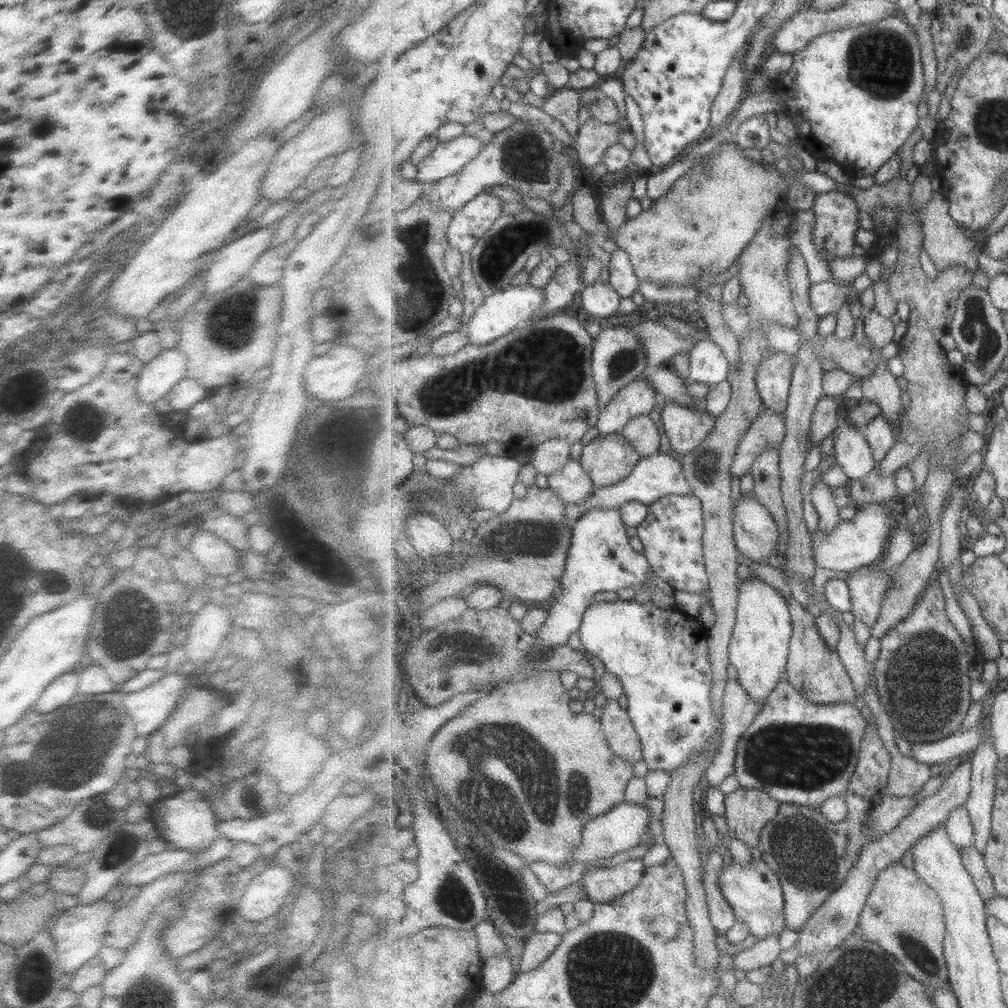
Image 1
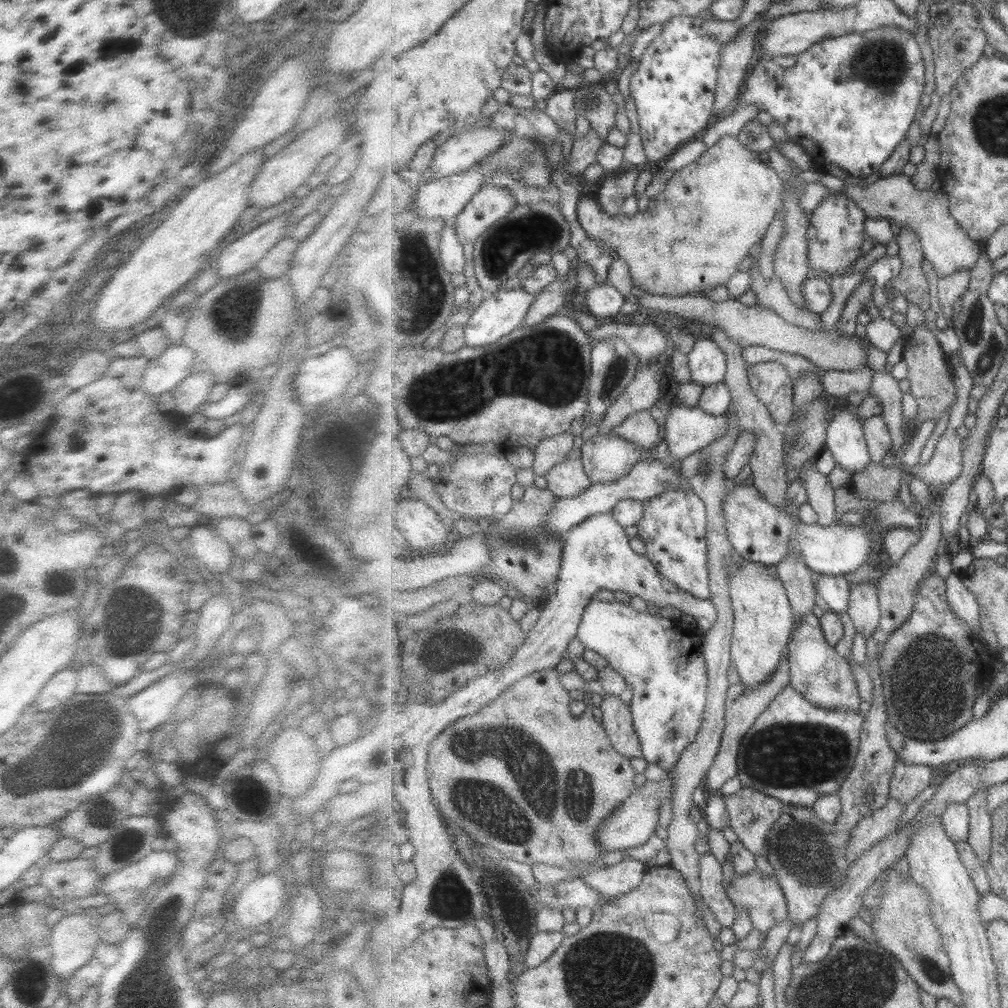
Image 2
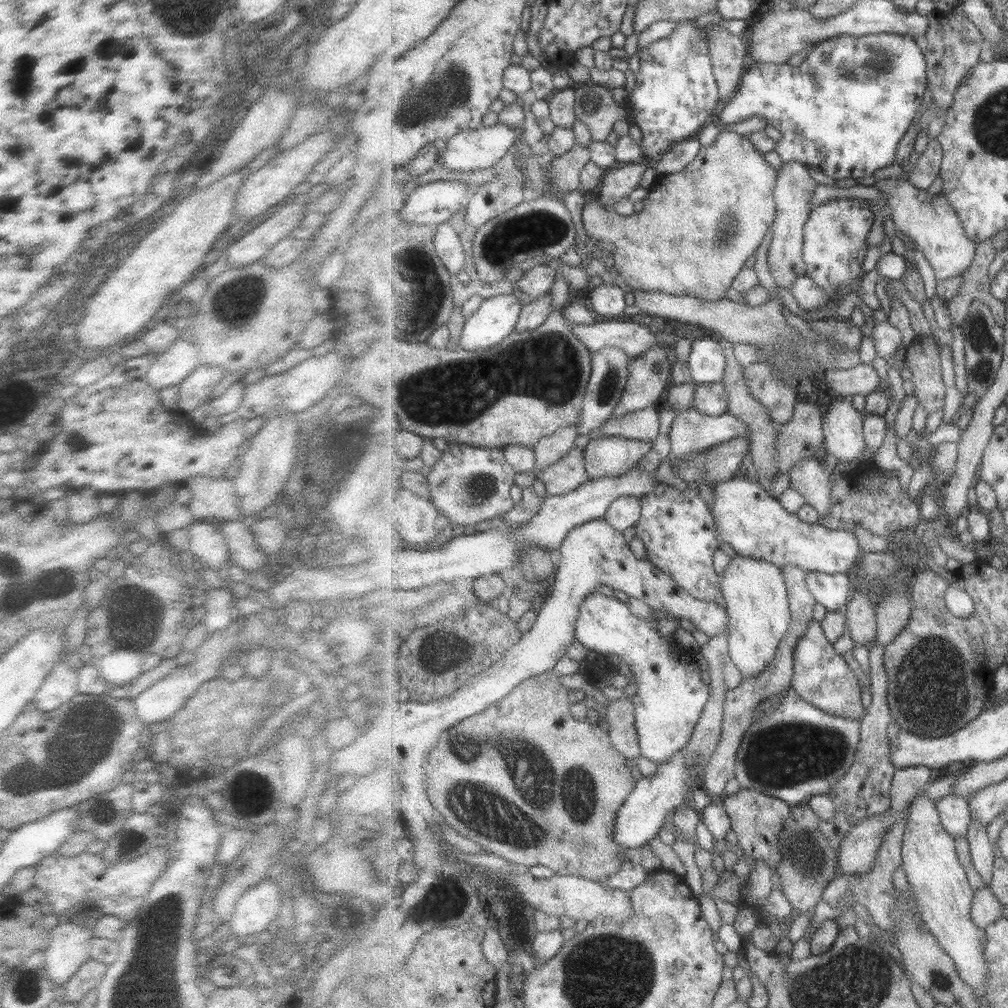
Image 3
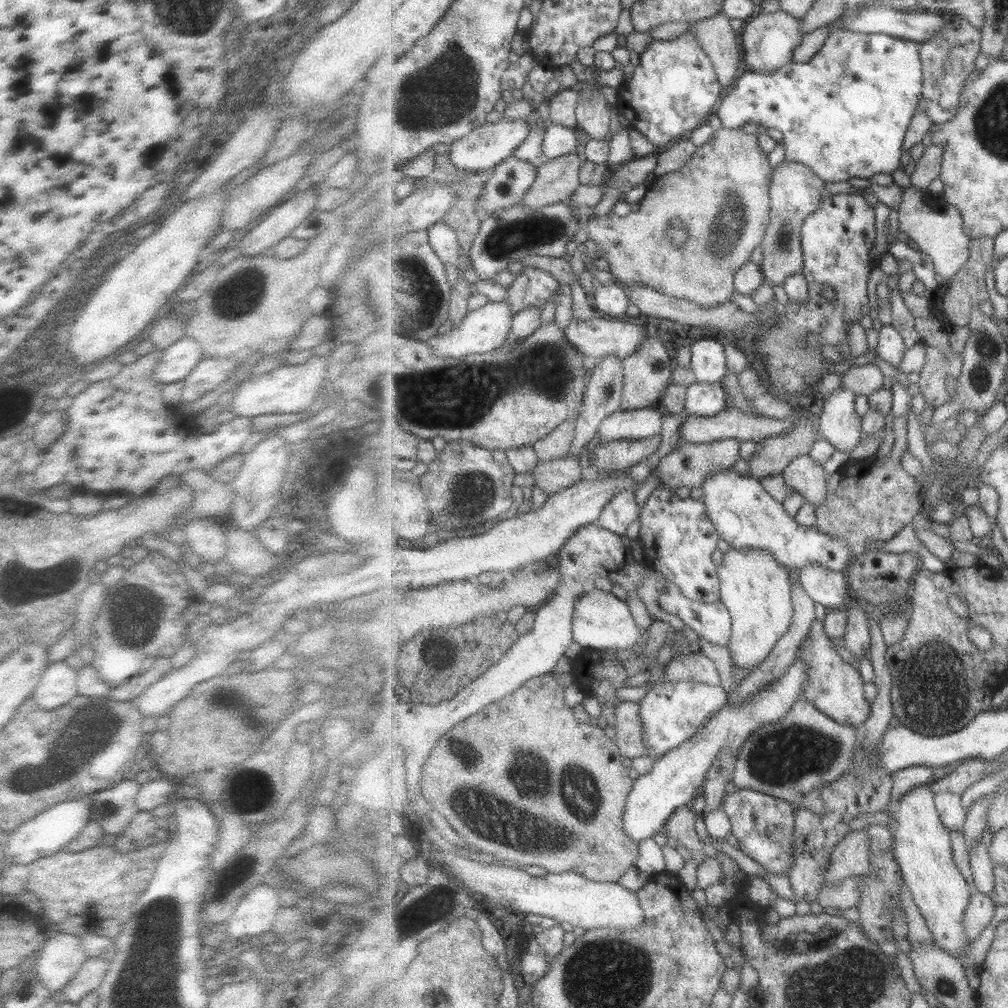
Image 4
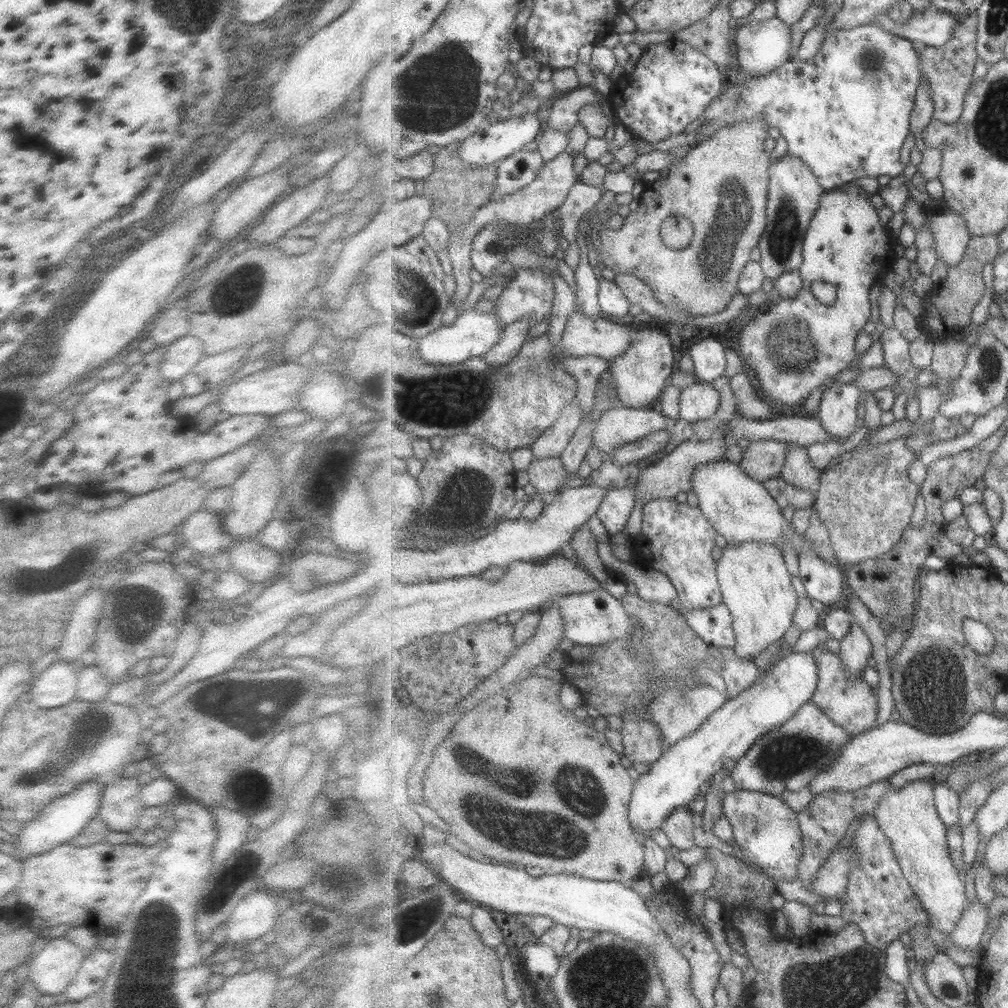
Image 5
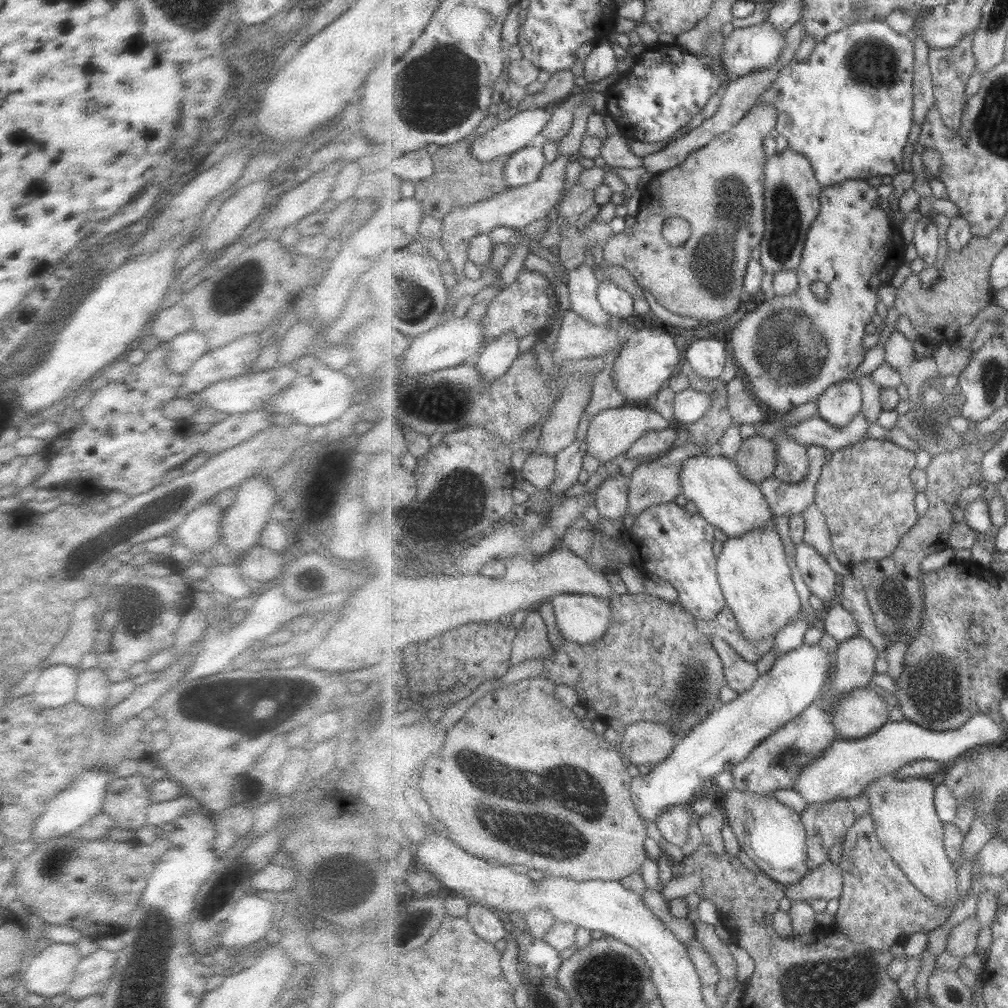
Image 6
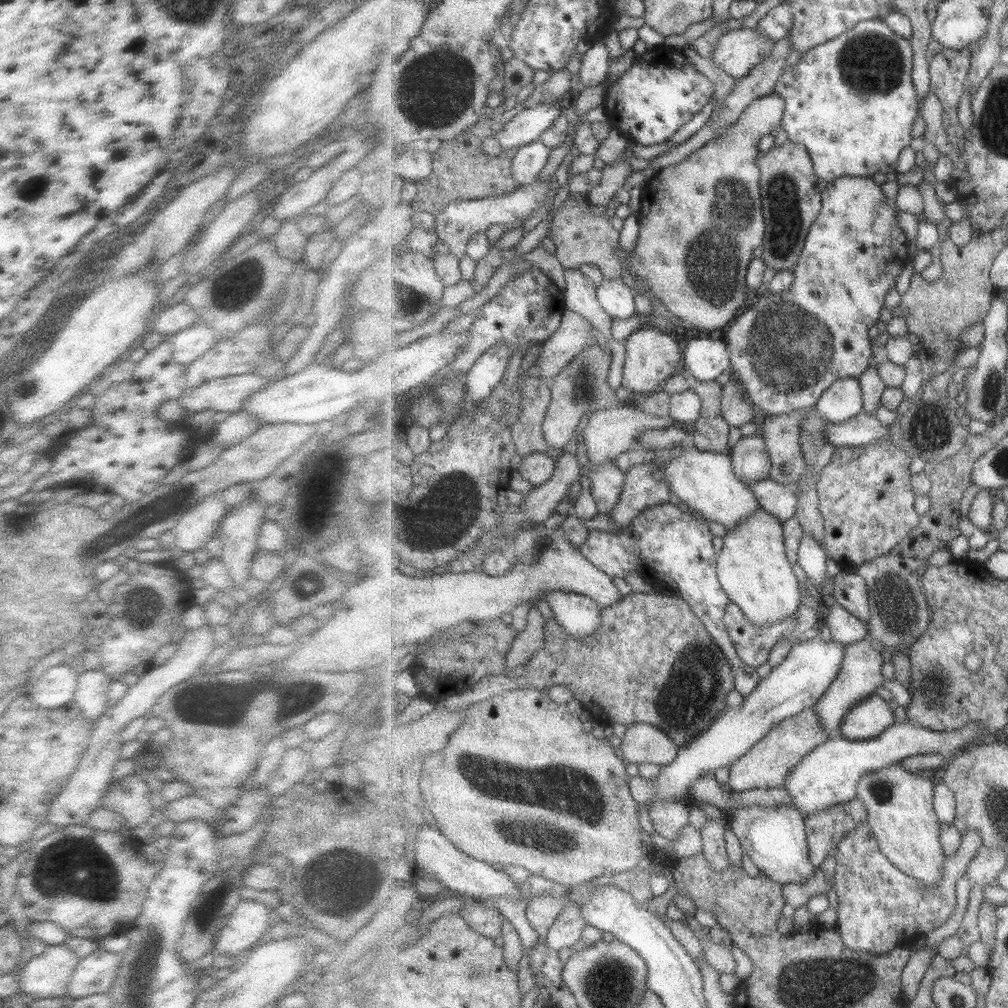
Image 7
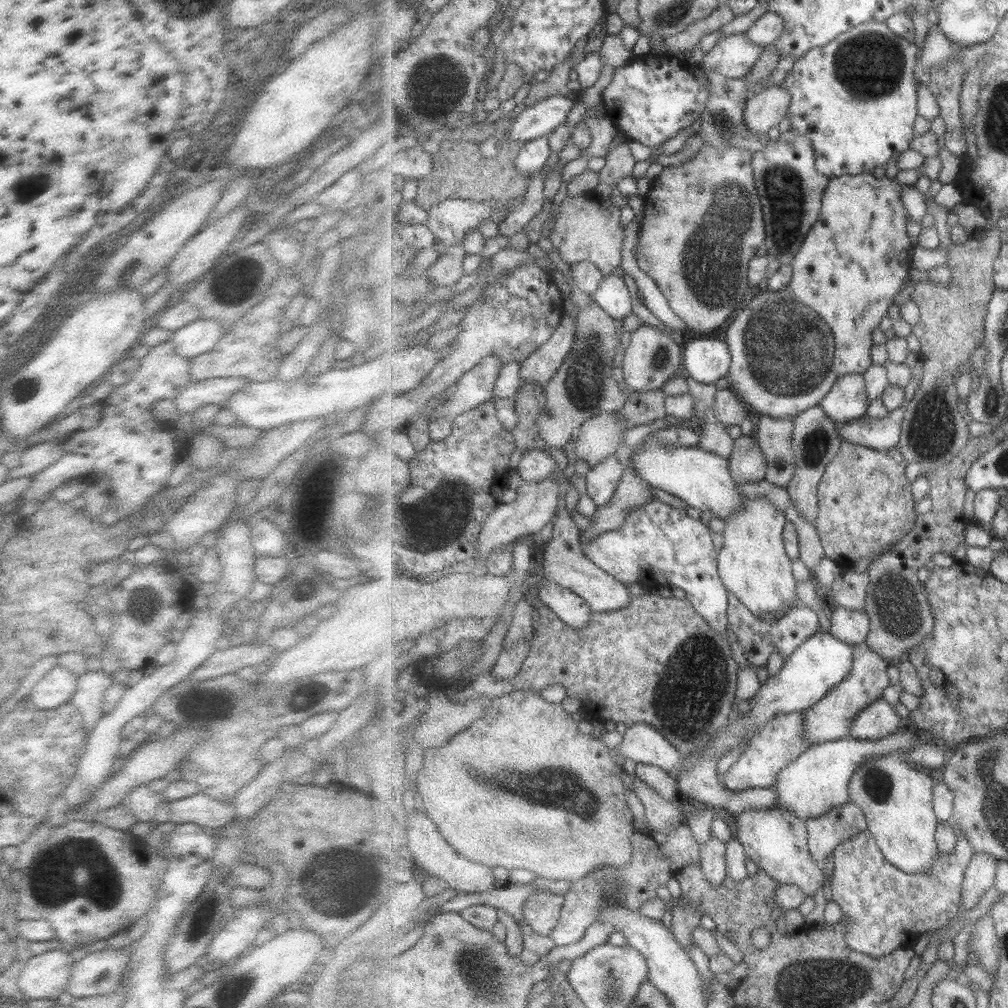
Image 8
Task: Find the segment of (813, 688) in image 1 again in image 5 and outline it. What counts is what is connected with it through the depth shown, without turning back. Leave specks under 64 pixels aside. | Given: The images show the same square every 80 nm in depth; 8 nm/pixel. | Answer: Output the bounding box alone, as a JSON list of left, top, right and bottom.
[811,642,879,737]

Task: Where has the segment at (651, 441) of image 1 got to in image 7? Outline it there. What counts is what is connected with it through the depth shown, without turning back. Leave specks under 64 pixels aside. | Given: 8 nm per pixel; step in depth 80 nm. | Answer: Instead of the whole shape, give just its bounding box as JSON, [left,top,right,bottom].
[581,403,675,468]

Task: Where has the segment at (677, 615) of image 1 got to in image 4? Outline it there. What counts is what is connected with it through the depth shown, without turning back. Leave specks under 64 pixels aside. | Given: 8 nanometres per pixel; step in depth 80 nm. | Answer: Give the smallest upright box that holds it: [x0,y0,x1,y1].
[573,589,729,758]

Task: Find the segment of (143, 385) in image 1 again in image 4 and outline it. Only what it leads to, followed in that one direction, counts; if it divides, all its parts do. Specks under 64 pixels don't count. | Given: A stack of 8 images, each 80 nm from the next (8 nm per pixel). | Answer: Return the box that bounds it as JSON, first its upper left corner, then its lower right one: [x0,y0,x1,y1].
[153,338,201,384]

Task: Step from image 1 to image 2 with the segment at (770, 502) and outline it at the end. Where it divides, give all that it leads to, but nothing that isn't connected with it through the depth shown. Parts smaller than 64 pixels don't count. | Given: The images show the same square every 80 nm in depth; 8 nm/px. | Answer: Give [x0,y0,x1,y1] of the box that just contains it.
[711,327,788,507]

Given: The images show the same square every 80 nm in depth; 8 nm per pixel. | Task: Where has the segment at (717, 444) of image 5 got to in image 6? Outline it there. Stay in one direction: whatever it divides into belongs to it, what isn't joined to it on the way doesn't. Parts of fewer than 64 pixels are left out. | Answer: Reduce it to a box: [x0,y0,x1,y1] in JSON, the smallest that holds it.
[624,446,707,516]

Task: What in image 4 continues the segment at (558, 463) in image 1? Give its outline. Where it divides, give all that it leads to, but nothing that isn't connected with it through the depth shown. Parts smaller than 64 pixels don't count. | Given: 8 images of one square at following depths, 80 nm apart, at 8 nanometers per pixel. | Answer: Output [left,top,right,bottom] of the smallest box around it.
[532,420,576,461]

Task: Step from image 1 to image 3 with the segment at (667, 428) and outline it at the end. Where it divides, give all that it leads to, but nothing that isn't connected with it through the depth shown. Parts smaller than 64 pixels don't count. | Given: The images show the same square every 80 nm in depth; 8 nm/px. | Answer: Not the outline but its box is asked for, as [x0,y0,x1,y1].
[669,408,752,461]

